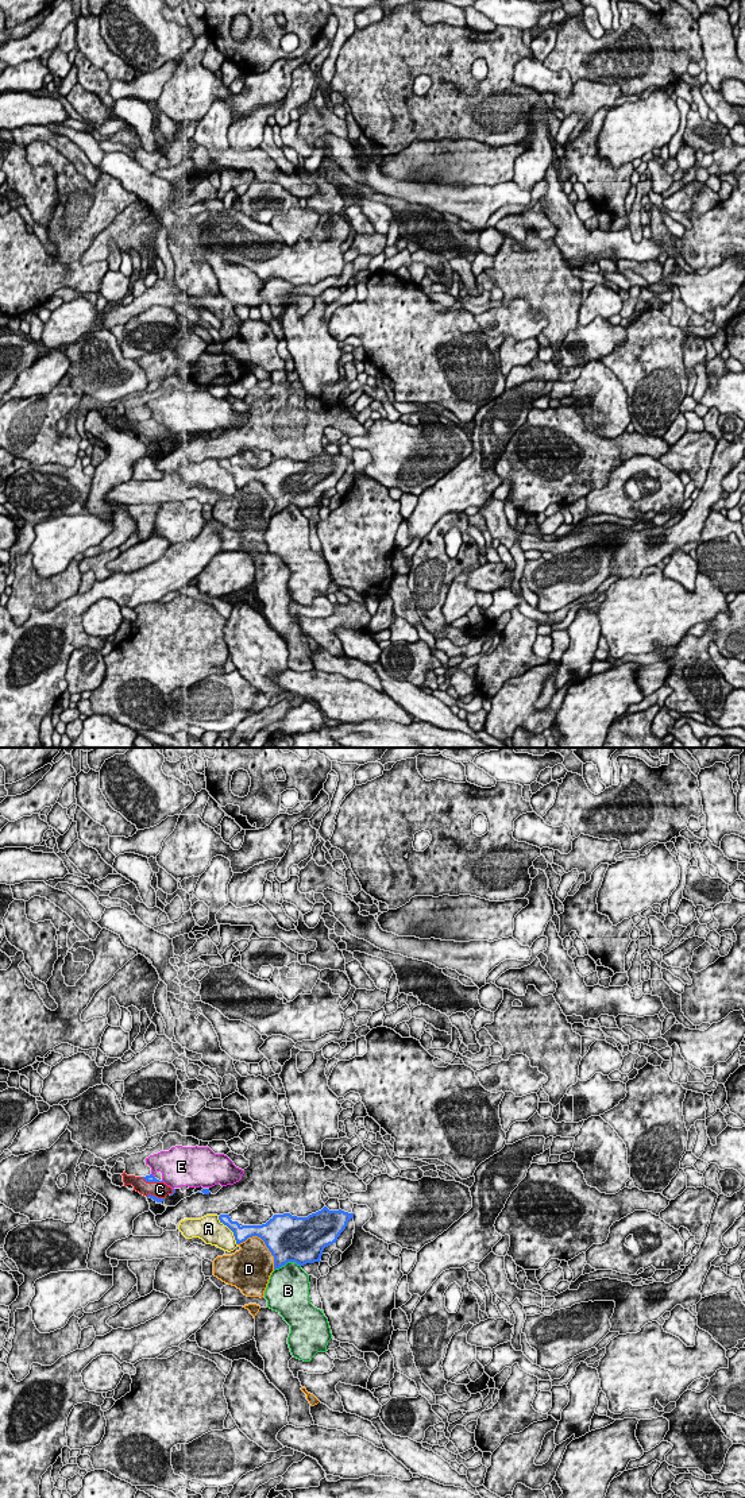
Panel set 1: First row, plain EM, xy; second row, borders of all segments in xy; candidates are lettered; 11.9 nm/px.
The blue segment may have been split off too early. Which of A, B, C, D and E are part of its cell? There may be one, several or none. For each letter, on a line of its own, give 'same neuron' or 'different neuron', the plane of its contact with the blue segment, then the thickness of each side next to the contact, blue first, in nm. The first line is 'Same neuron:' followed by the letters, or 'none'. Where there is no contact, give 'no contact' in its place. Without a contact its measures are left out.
Same neuron: C
A: different neuron | xy | 180/300 nm
B: different neuron | xy | 480/440 nm
C: same neuron | xy | 100/190 nm
D: different neuron | xy | 500/440 nm
E: different neuron | xy | 100/300 nm

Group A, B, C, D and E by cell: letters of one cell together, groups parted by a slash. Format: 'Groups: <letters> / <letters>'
Groups: A / B / C / D / E

